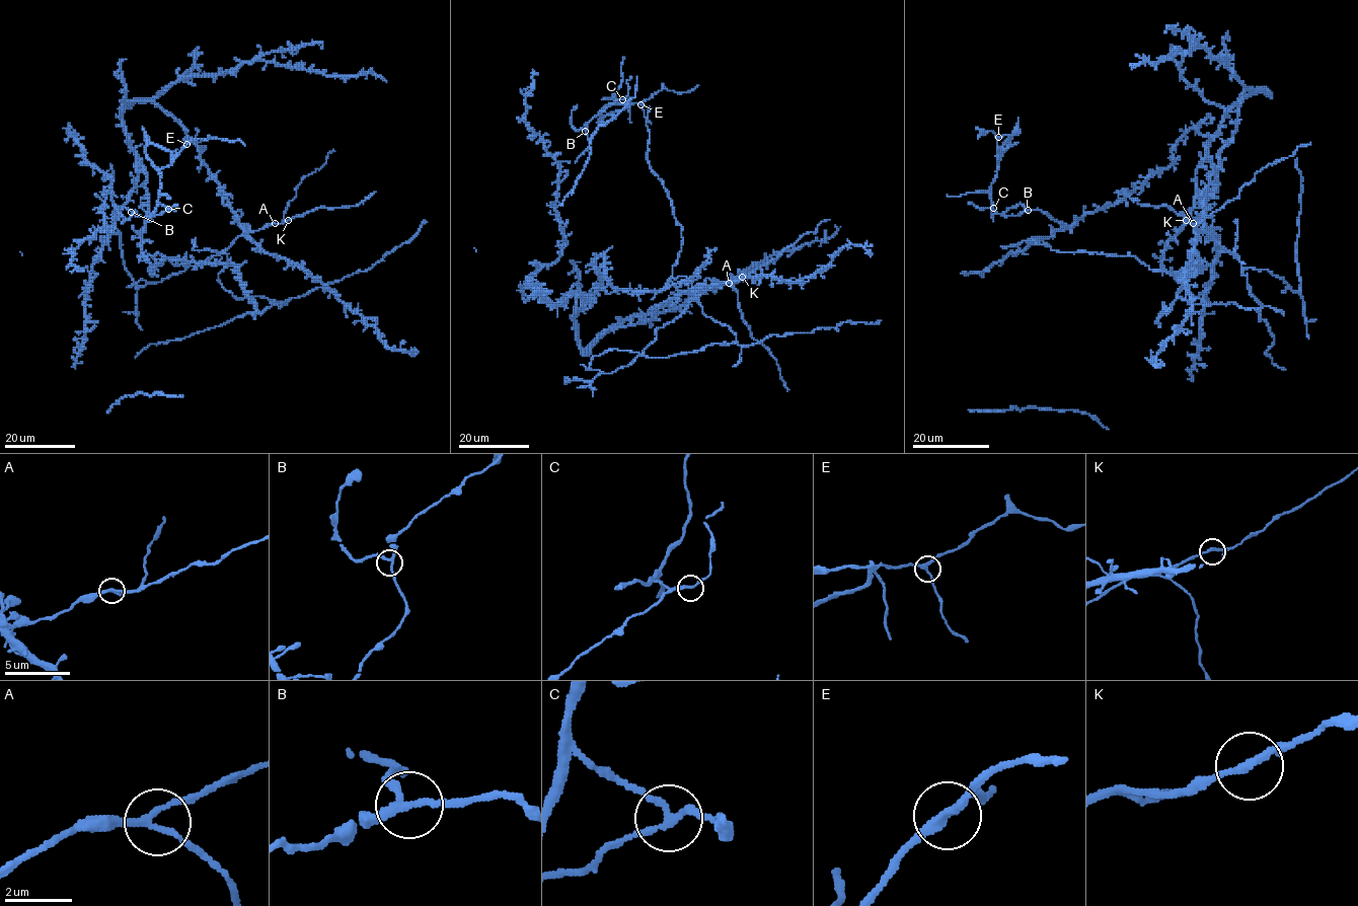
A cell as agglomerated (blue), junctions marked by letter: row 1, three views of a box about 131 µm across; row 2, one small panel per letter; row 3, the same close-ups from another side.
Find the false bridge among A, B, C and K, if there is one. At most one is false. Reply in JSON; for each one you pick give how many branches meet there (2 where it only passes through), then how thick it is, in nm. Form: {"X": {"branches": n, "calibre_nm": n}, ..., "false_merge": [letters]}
{"C": {"branches": 3, "calibre_nm": 180}, "false_merge": ["C"]}

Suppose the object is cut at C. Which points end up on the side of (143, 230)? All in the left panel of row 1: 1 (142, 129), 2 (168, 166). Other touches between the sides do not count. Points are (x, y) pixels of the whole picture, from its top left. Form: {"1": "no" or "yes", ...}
{"1": "no", "2": "no"}

